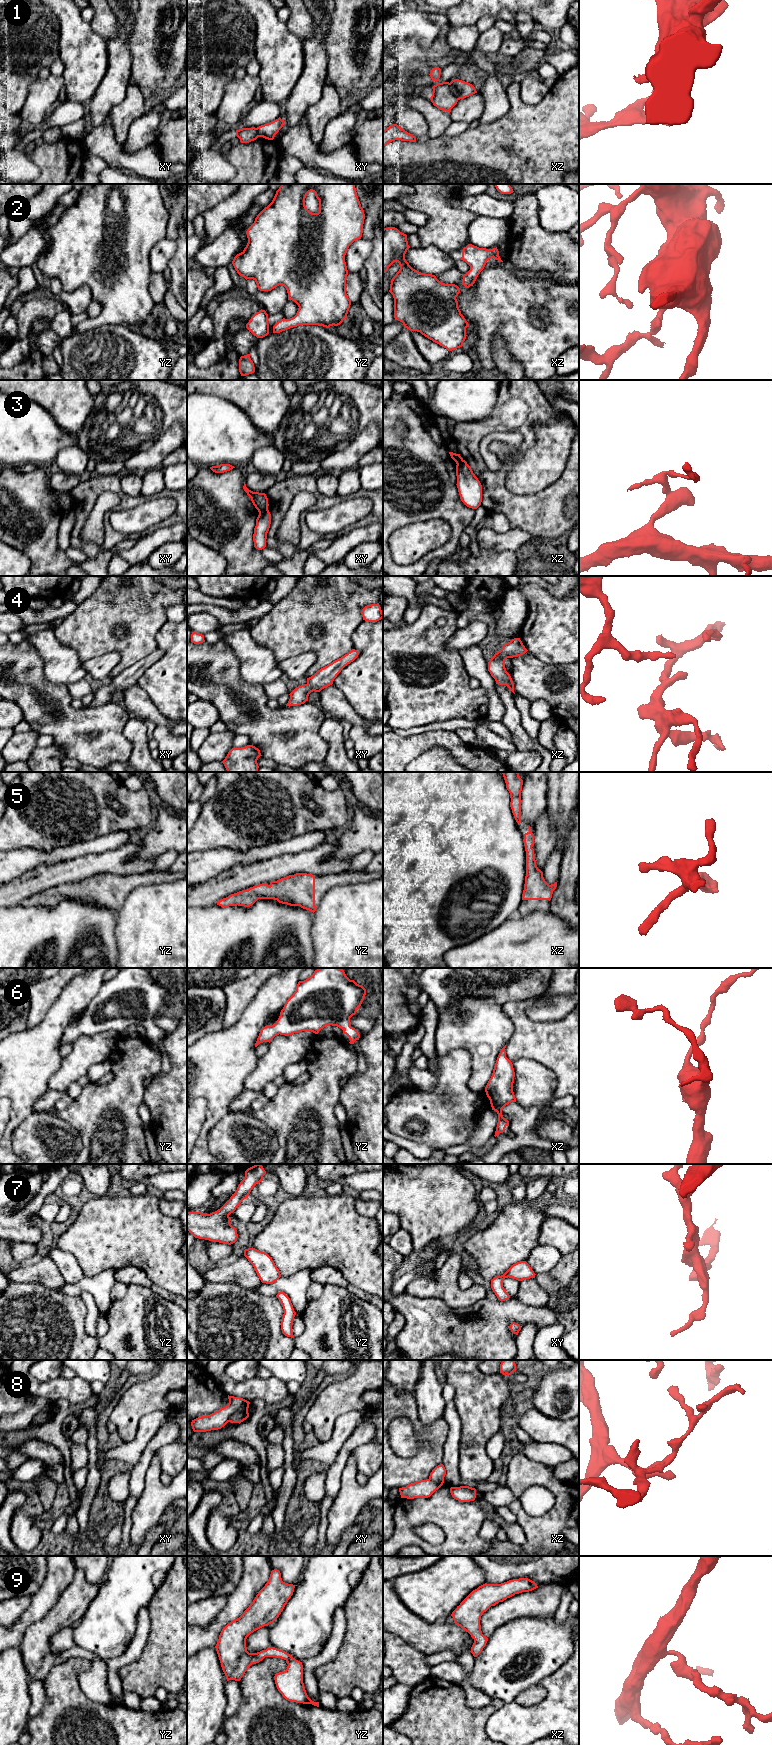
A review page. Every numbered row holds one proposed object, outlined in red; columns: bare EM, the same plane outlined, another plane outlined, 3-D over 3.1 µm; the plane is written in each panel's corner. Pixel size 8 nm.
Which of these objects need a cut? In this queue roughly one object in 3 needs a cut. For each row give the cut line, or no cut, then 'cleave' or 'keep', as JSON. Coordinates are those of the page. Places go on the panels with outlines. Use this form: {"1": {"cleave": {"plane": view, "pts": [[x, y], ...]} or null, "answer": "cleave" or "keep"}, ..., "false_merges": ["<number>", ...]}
{"1": {"cleave": {"plane": "xz", "pts": [[449, 83], [449, 89], [458, 99]]}, "answer": "cleave"}, "2": {"cleave": null, "answer": "keep"}, "3": {"cleave": {"plane": "xy", "pts": [[267, 509], [259, 513]]}, "answer": "cleave"}, "4": {"cleave": null, "answer": "keep"}, "5": {"cleave": null, "answer": "keep"}, "6": {"cleave": null, "answer": "keep"}, "7": {"cleave": null, "answer": "keep"}, "8": {"cleave": {"plane": "xy", "pts": [[248, 1405], [239, 1407], [227, 1421]]}, "answer": "cleave"}, "9": {"cleave": null, "answer": "keep"}, "false_merges": ["1", "3", "8"]}

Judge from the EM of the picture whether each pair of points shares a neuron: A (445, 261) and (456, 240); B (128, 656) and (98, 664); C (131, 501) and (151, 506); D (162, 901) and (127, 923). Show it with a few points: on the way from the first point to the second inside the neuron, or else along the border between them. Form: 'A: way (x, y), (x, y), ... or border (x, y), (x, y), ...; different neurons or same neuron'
A: border (426, 246), (436, 246), (449, 255); different neurons
B: border (116, 650), (119, 662), (110, 677); different neurons
C: border (147, 499), (130, 508); different neurons
D: way (153, 910), (140, 923), (136, 923); same neuron

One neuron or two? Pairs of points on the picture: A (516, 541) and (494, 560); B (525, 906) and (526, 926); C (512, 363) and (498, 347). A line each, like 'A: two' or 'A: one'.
A: two
B: two
C: one

